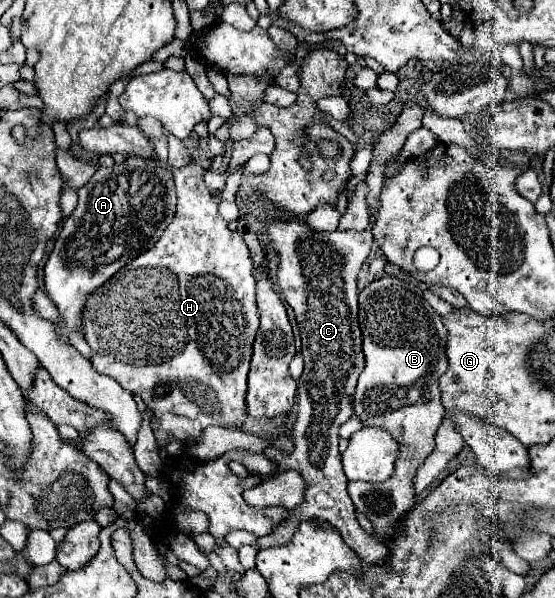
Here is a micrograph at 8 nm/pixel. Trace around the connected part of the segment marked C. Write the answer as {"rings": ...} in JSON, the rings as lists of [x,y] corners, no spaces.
{"rings":[[[294,219],[294,221],[268,221],[268,229],[266,229],[272,247],[278,251],[280,255],[280,267],[278,267],[278,285],[280,291],[284,295],[284,299],[288,301],[288,305],[294,309],[296,313],[296,321],[298,321],[298,329],[302,335],[302,357],[304,357],[304,373],[298,379],[298,417],[296,423],[292,427],[292,437],[296,443],[296,449],[284,457],[282,461],[278,459],[278,463],[282,465],[282,469],[294,469],[298,471],[304,479],[306,479],[306,491],[304,491],[304,503],[300,503],[294,509],[294,515],[280,523],[276,527],[274,533],[264,535],[258,539],[258,547],[270,547],[270,545],[280,545],[286,543],[294,529],[300,525],[300,521],[310,521],[310,519],[324,519],[330,525],[334,525],[342,539],[346,541],[348,547],[352,547],[356,551],[356,555],[364,561],[364,563],[386,563],[390,549],[386,547],[384,539],[378,535],[370,535],[366,533],[354,515],[354,503],[348,497],[346,485],[348,479],[342,471],[342,455],[338,451],[338,427],[348,421],[354,415],[354,407],[352,407],[352,399],[354,399],[354,391],[356,391],[356,381],[364,369],[364,353],[362,353],[362,333],[358,327],[358,287],[356,287],[356,279],[360,273],[362,263],[366,261],[366,257],[372,251],[372,231],[330,231],[330,233],[320,233],[320,231],[312,231],[308,225],[304,225],[302,221]]]}

